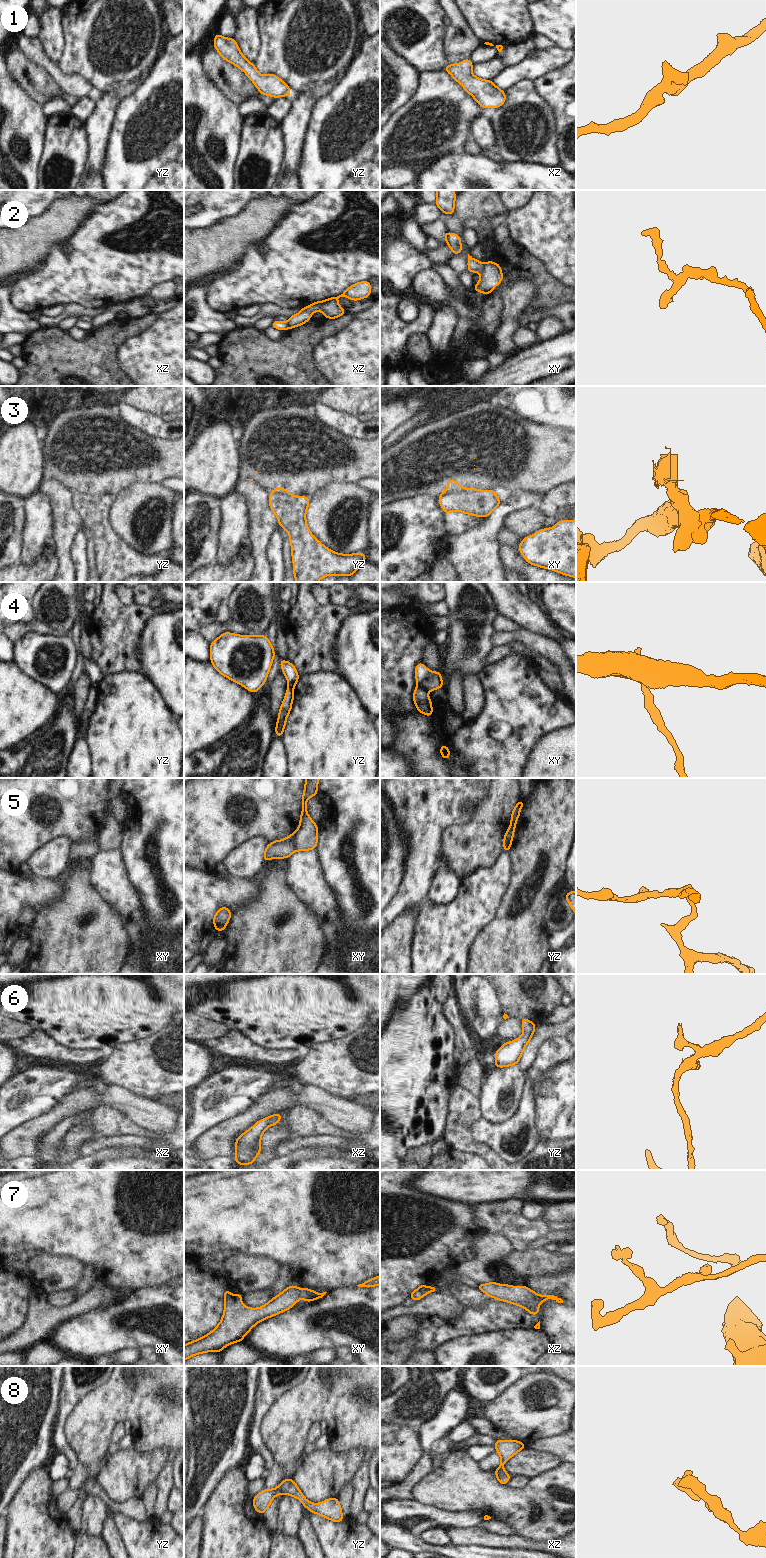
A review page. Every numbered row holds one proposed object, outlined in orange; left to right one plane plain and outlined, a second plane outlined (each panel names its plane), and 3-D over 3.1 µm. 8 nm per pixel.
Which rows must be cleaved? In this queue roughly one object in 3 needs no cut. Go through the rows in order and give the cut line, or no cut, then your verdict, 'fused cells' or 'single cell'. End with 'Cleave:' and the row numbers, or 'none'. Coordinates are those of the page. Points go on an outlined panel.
1: no cut | single cell
2: xz (286, 322), (288, 328) | fused cells
3: xy (477, 489), (471, 492), (452, 492), (439, 498) | fused cells
4: xy (417, 686), (421, 686), (426, 691) | fused cells
5: xy (293, 834), (293, 847), (295, 850) | fused cells
6: xz (270, 1116), (268, 1125) | fused cells
7: no cut | single cell
8: no cut | single cell
Cleave: 2, 3, 4, 5, 6

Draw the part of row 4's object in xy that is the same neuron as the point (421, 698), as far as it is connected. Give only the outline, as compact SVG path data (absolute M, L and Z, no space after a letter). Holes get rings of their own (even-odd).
M415 688L413 692L413 702L416 704L416 709L423 715L432 716L434 714L432 710L432 702L424 688Z

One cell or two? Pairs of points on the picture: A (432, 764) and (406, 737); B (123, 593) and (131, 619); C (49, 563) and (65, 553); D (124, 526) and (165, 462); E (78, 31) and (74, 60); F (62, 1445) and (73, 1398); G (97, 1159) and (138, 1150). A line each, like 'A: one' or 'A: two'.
A: one
B: two
C: two
D: two
E: one
F: one
G: one

